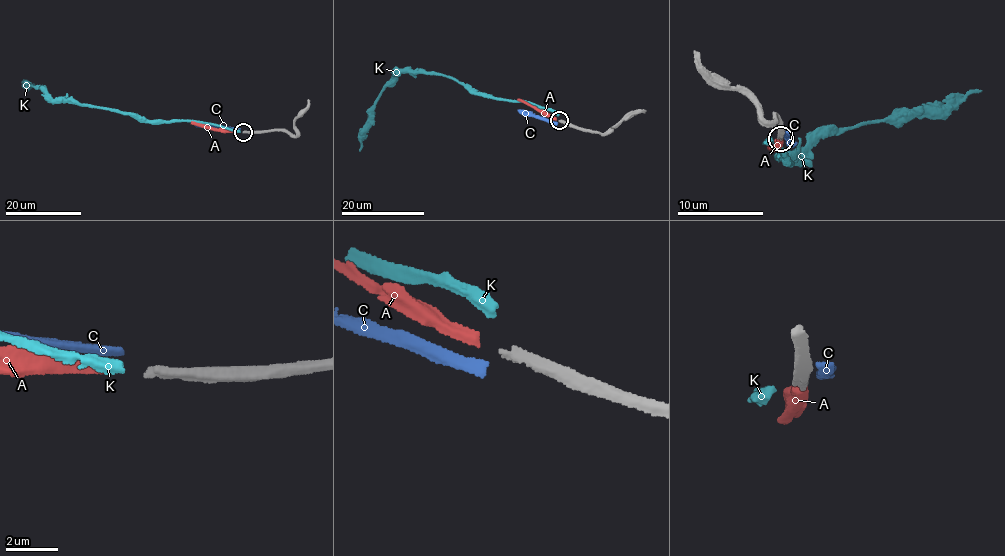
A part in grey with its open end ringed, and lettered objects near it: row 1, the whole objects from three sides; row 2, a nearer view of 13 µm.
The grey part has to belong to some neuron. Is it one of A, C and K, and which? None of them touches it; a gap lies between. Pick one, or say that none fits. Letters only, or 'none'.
A

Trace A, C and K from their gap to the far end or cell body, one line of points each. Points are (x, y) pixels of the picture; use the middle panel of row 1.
A: (556, 120), (518, 99)
C: (557, 122), (525, 116), (518, 110)
K: (558, 115), (521, 101), (470, 93), (443, 75), (397, 72), (379, 98), (360, 150)

